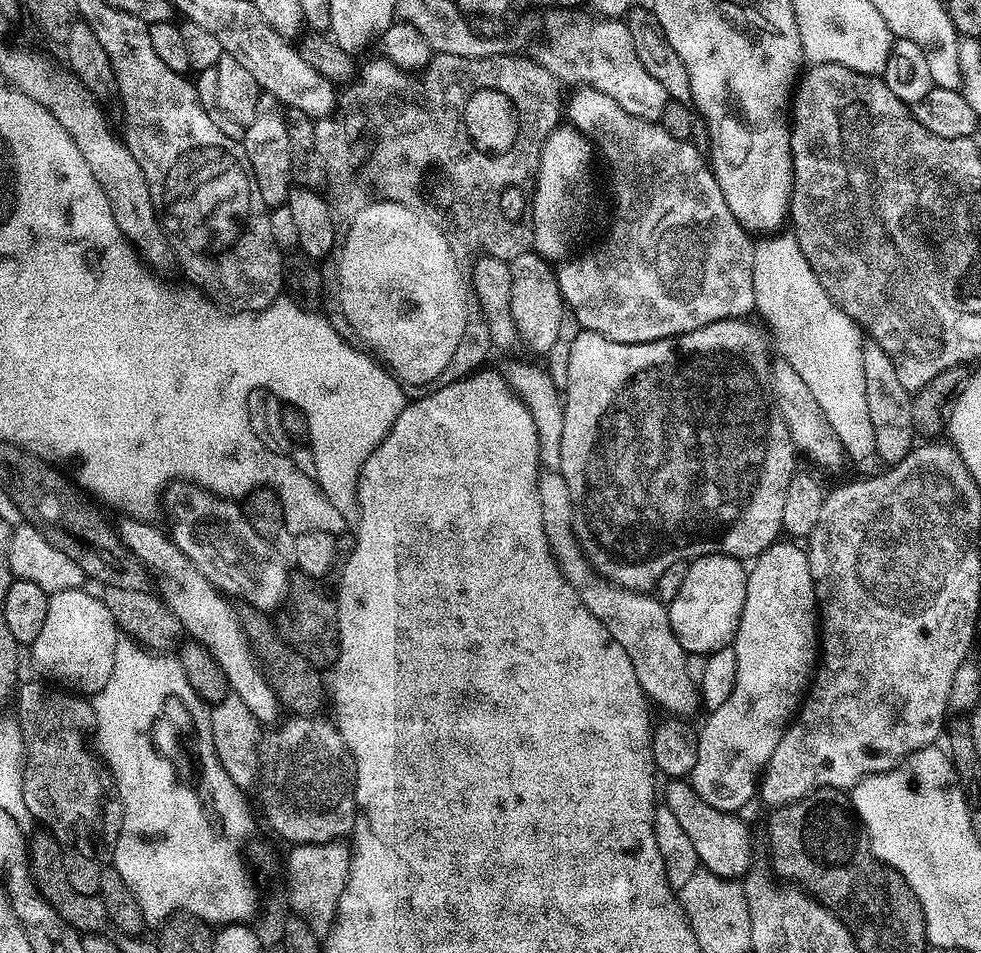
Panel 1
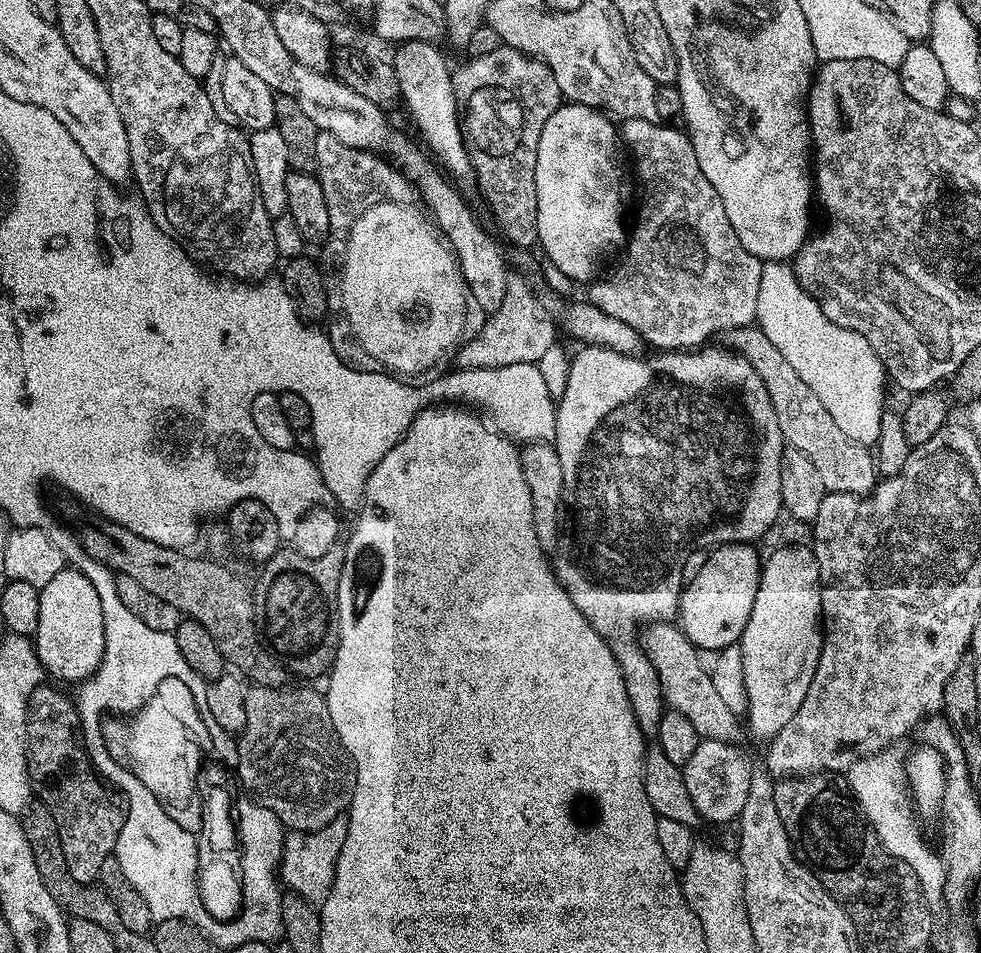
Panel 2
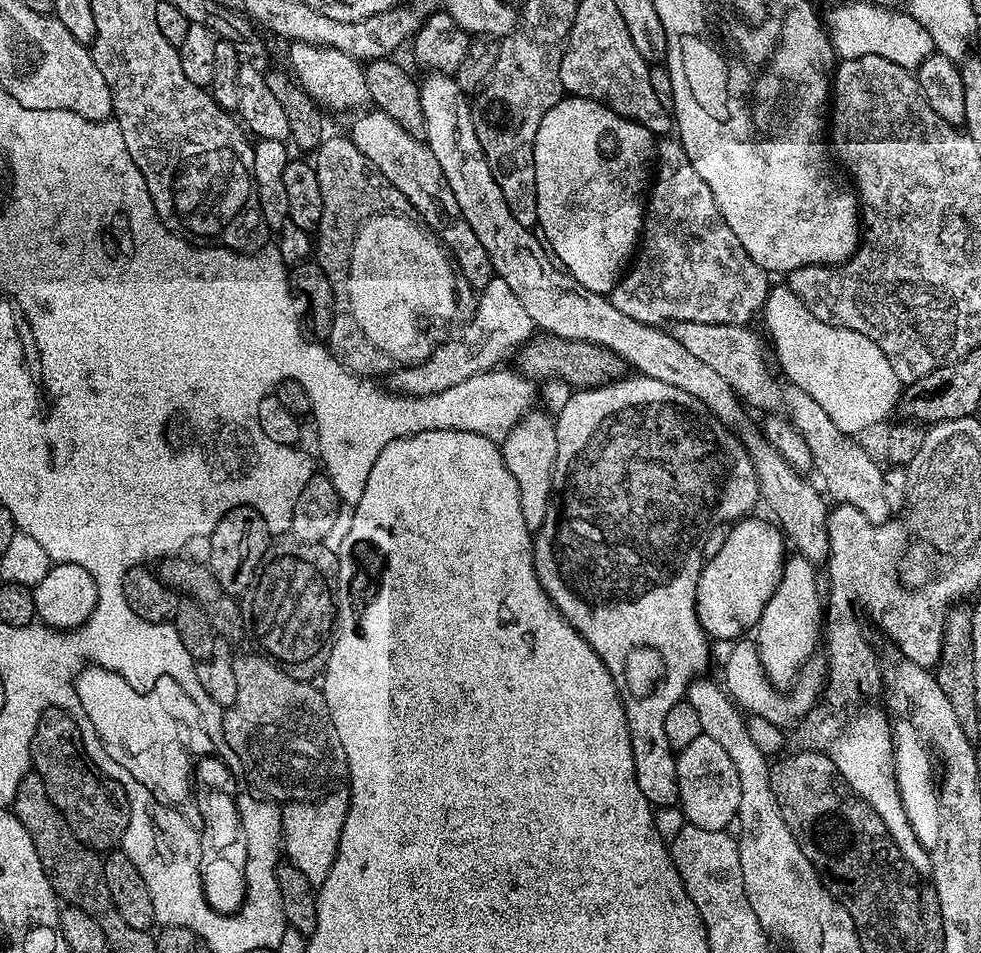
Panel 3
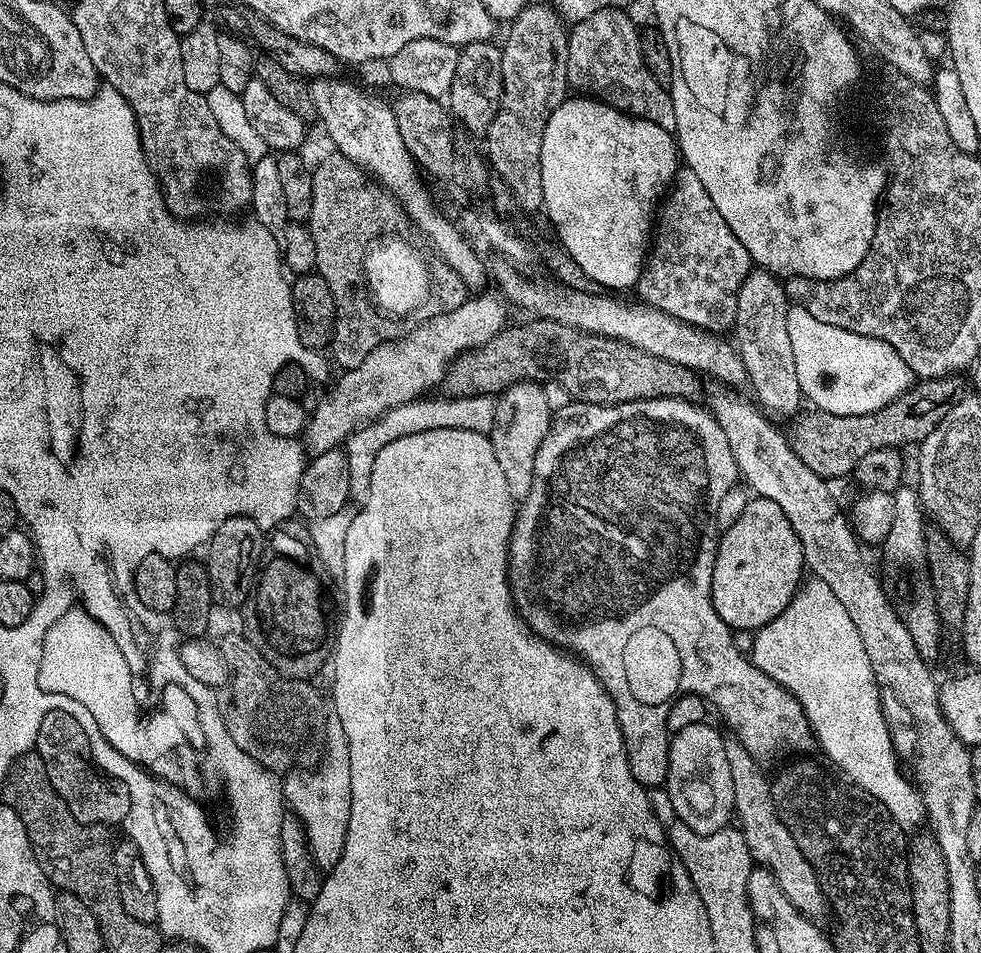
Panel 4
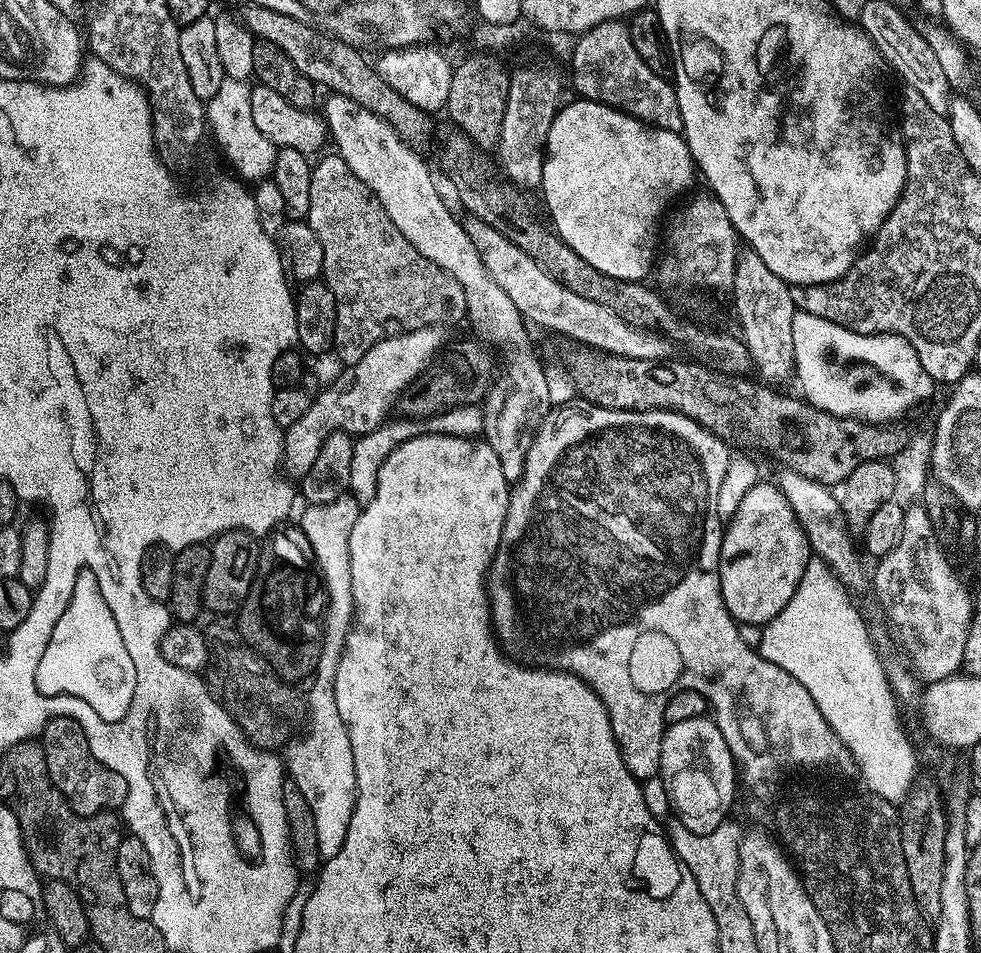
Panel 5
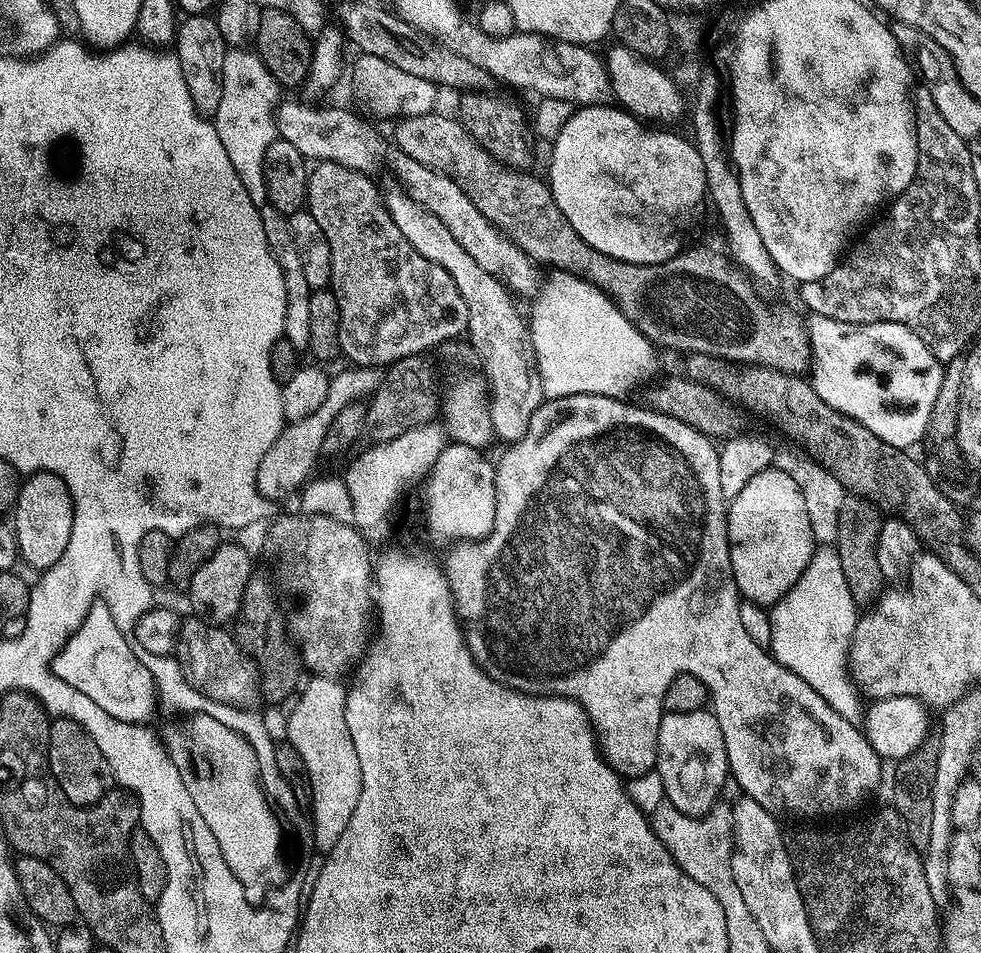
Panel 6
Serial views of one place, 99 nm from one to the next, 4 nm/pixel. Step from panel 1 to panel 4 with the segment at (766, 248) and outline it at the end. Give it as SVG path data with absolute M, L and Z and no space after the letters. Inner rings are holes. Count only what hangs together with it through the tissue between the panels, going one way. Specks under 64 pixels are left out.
M792 306L788 309L786 330L790 332L790 347L794 350L794 370L798 370L798 382L803 399L819 411L838 416L850 414L870 414L874 410L882 410L894 398L907 392L914 383L912 371L902 362L900 354L886 342L878 338L870 338L862 334L854 334L850 330L842 330L838 326L826 326L826 322L818 322L818 318L810 318L806 310Z

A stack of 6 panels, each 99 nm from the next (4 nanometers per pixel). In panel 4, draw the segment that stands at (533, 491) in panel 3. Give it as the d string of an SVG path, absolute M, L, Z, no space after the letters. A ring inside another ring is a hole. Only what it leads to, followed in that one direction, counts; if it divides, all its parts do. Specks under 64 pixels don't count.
M520 380L499 393L490 439L494 458L498 458L498 467L506 478L512 500L519 502L530 494L530 482L534 482L534 458L538 458L538 446L542 446L550 430L553 415L554 409L546 402L546 393L539 383Z

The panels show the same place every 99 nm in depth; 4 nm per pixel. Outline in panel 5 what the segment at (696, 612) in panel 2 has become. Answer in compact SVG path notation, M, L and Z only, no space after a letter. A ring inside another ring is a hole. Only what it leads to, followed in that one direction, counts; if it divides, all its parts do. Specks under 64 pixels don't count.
M775 483L755 484L739 503L737 512L727 521L720 547L720 585L726 610L740 624L769 624L786 602L794 598L794 590L798 590L798 582L802 582L802 570L806 570L809 559L808 539L782 489Z

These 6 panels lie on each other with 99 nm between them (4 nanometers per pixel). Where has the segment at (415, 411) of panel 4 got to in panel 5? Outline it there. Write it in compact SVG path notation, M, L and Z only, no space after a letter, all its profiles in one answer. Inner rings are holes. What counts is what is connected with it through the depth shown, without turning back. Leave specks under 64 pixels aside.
M467 404L458 406L454 410L446 410L429 420L410 420L396 418L385 422L367 436L361 436L353 443L354 462L350 466L350 492L360 501L361 505L369 504L374 498L378 486L378 470L382 462L401 444L415 436L466 436L476 438L484 431L484 414L477 405Z

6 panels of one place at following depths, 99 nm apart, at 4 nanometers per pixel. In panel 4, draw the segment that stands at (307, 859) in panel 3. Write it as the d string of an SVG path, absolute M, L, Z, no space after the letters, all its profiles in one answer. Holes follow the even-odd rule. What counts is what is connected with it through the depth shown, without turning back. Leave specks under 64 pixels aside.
M329 719L322 732L324 736L324 757L313 772L292 770L283 777L284 802L291 815L300 819L304 828L304 836L308 839L308 849L321 870L332 868L338 858L342 858L342 850L346 842L346 830L350 826L350 802L352 787L350 786L350 750L346 742L346 734L339 720Z

